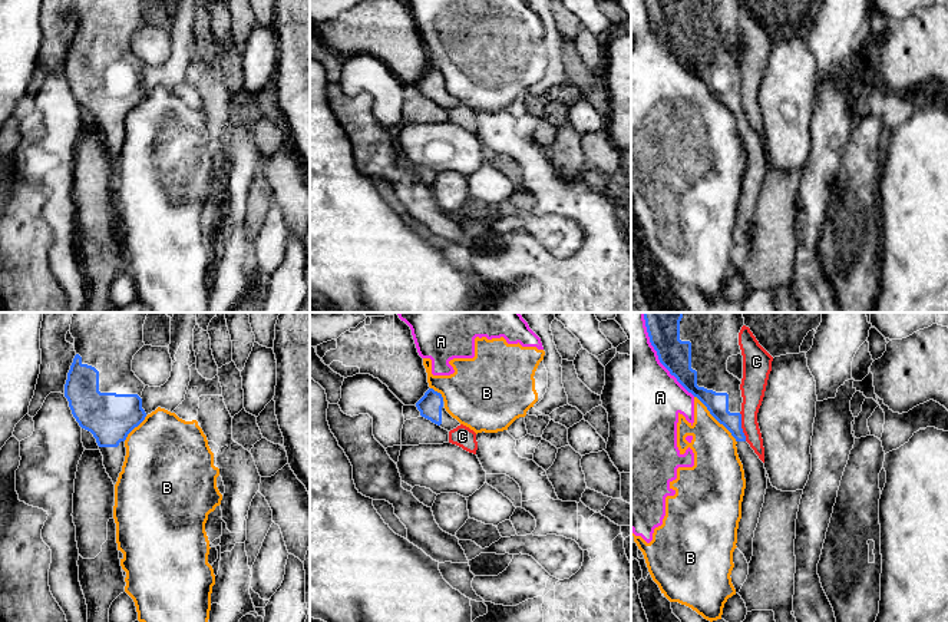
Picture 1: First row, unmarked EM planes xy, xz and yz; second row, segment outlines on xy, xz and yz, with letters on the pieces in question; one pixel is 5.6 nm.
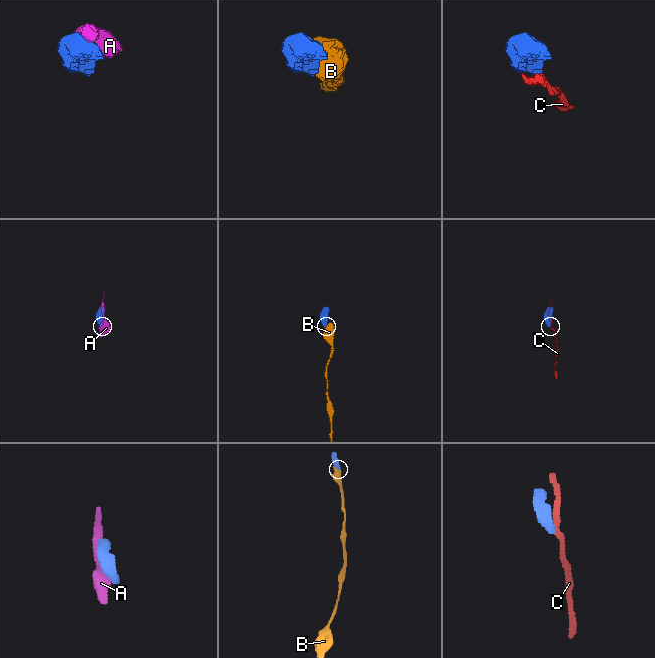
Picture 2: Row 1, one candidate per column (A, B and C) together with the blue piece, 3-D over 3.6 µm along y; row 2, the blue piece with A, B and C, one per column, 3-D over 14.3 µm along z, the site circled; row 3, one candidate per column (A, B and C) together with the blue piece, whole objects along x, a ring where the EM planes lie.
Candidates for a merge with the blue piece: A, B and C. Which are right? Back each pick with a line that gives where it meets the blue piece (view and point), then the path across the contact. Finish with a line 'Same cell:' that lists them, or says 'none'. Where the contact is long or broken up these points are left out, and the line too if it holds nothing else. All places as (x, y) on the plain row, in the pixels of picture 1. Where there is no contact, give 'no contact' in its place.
Same cell: none

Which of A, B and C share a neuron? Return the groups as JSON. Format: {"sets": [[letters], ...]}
{"sets": [["A", "B"], ["C"]]}

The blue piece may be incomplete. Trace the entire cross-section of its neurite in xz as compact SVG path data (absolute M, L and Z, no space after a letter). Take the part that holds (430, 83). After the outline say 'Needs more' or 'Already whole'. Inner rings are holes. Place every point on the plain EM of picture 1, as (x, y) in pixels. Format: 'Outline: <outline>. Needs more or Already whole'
Outline: M429 67L425 75L416 82L420 95L450 110L460 105L445 87L445 80L440 72Z. Needs more

